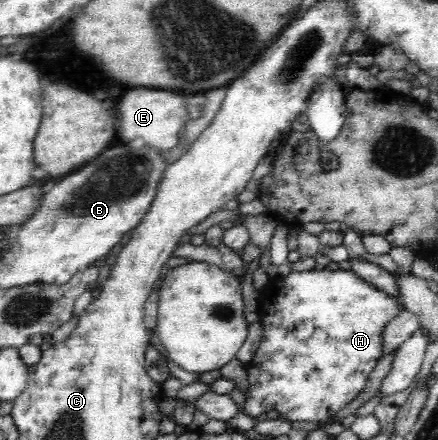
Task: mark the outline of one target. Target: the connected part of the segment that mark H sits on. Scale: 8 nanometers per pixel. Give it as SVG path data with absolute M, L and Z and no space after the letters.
M311 269L302 272L292 271L288 276L270 278L265 286L261 289L260 295L260 308L261 308L261 325L262 335L259 348L256 350L253 358L245 365L247 372L247 379L250 386L245 394L244 407L240 410L243 413L257 419L264 412L271 410L278 410L280 418L284 421L293 422L312 422L312 423L325 423L331 421L340 410L345 408L348 403L351 403L360 391L366 386L368 376L372 372L376 362L383 356L381 348L382 344L382 331L384 325L388 321L397 320L402 318L402 309L399 308L397 301L389 297L386 293L376 290L374 286L369 285L368 282L362 280L355 272L351 270L337 269L329 271L327 269Z

